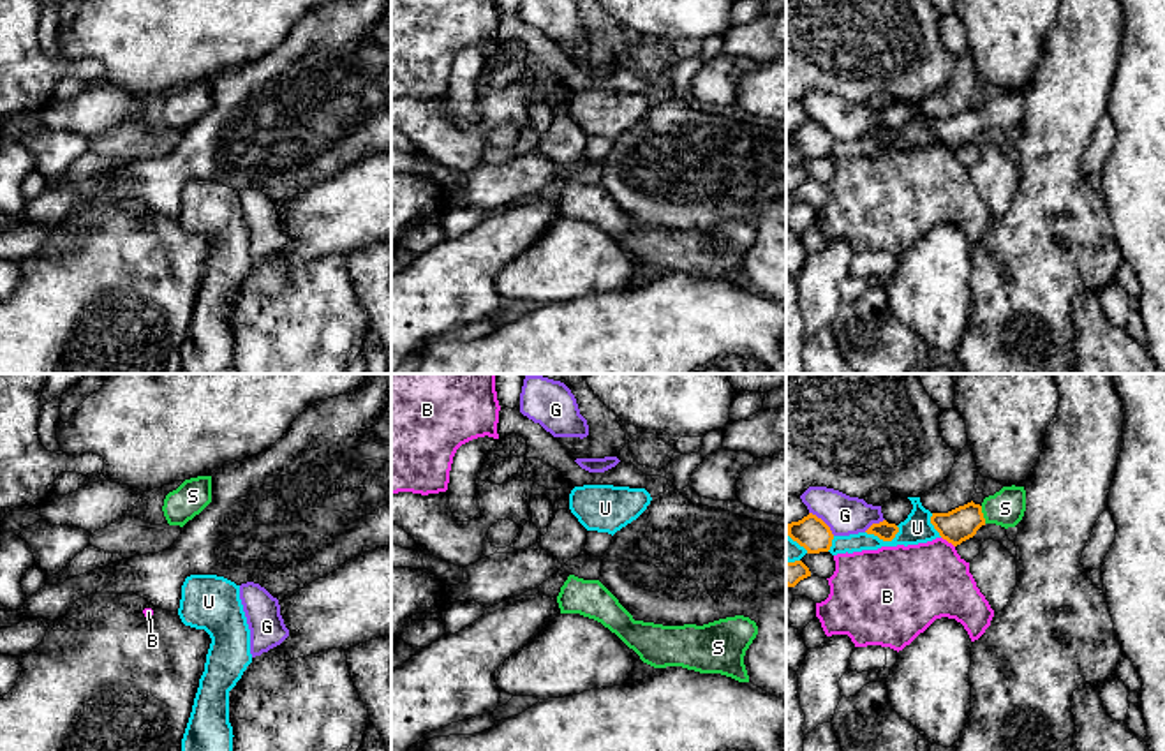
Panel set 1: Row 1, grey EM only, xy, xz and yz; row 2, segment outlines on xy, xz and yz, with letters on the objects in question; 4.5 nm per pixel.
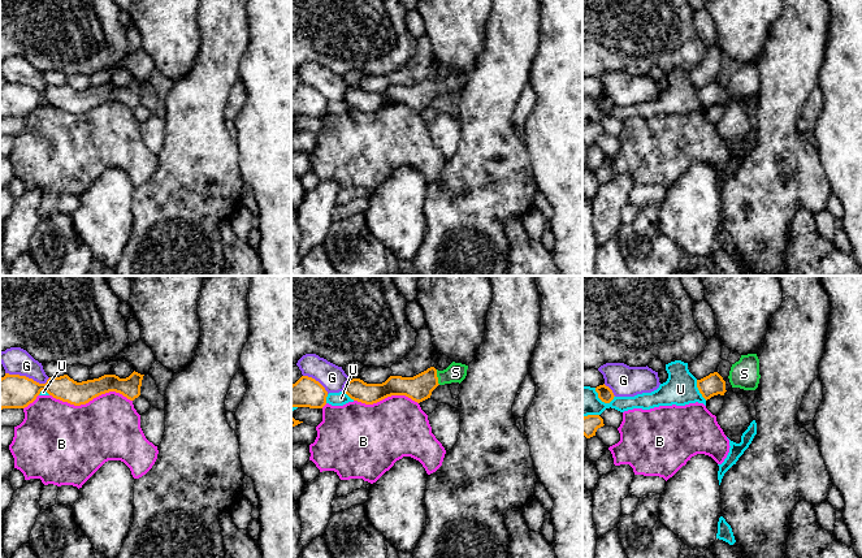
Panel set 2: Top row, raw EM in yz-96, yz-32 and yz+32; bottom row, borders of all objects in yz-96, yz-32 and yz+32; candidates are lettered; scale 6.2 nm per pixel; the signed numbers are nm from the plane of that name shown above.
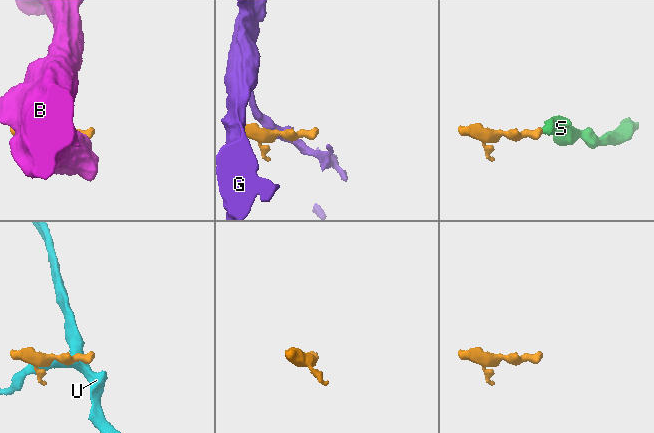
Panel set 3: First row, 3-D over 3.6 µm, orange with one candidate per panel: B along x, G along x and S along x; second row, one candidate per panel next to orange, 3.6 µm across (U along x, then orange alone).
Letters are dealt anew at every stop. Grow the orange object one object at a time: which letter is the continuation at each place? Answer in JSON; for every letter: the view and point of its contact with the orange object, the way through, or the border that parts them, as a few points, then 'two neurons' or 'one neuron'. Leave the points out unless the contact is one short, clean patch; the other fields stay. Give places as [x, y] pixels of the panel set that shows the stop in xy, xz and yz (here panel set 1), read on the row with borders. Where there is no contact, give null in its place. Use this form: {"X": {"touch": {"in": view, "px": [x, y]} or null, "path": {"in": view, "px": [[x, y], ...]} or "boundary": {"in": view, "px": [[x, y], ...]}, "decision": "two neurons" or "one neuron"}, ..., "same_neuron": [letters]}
{"B": {"touch": {"in": "yz", "px": [949, 542]}, "decision": "two neurons"}, "G": {"touch": {"in": "yz", "px": [823, 522]}, "decision": "two neurons"}, "S": {"touch": {"in": "yz", "px": [982, 515]}, "path": {"in": "yz", "px": [[963, 522], [973, 515], [982, 515], [1005, 508]]}, "decision": "one neuron"}, "U": {"touch": {"in": "yz", "px": [883, 540]}, "decision": "two neurons"}, "same_neuron": ["S"]}

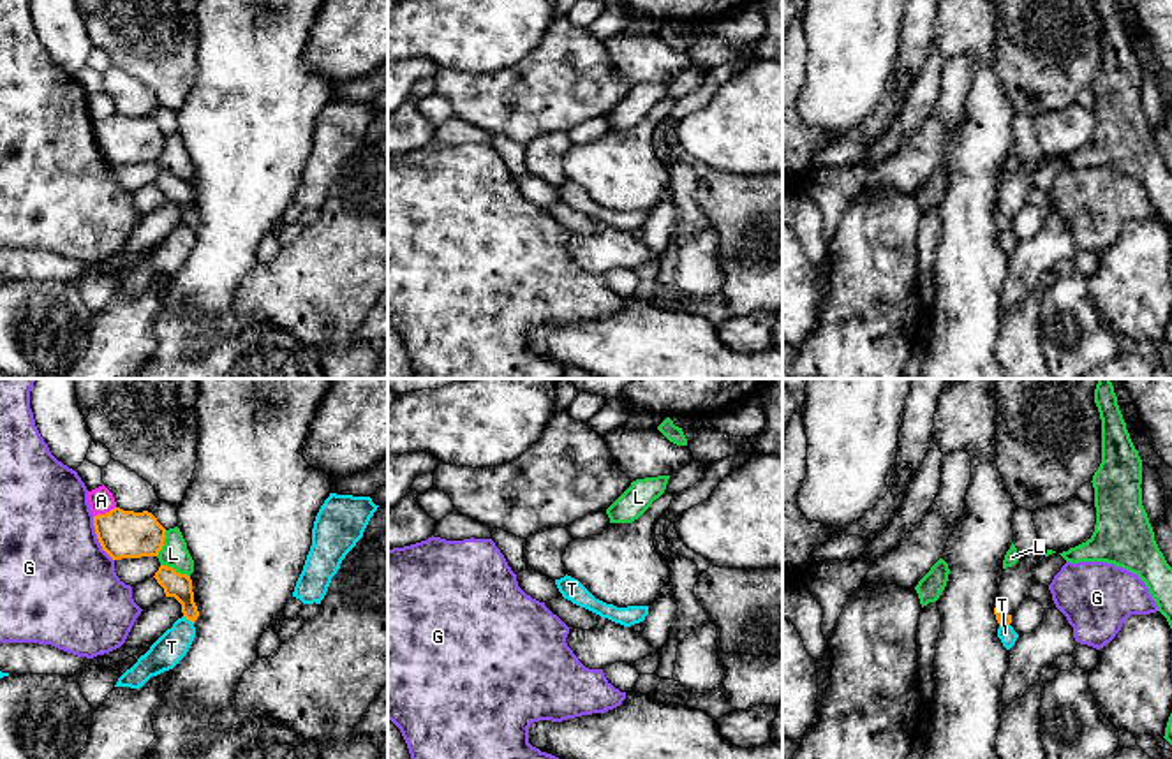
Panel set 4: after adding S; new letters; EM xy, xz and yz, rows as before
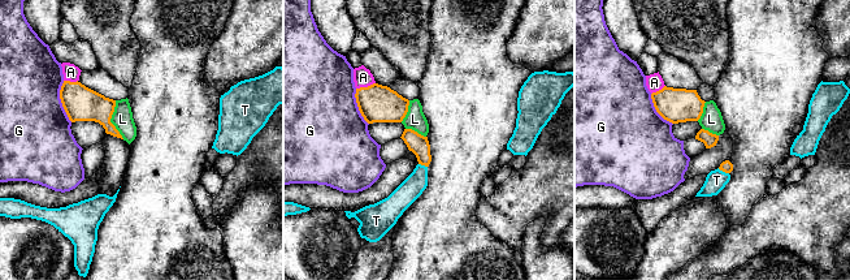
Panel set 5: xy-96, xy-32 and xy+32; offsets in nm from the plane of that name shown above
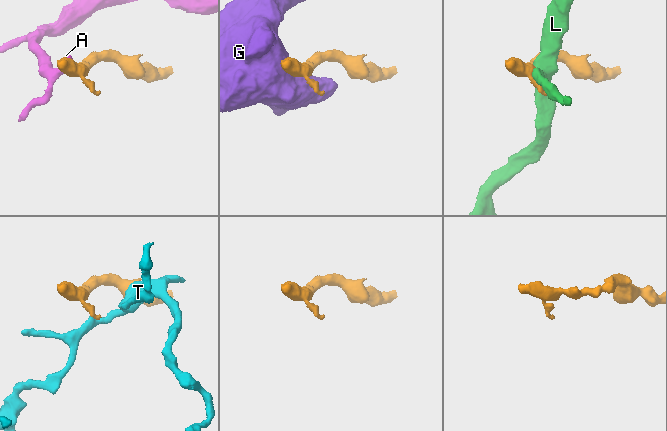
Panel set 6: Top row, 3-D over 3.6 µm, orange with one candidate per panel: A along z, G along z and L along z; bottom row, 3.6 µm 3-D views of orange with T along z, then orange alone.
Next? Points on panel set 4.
{"A": {"touch": {"in": "xy", "px": [106, 513]}, "decision": "two neurons"}, "G": {"touch": {"in": "xy", "px": [97, 537]}, "decision": "two neurons"}, "L": {"touch": {"in": "xy", "px": [173, 569]}, "decision": "two neurons"}, "T": {"touch": {"in": "xy", "px": [189, 618]}, "boundary": {"in": "xy", "px": [[184, 615], [192, 624]]}, "decision": "two neurons"}, "same_neuron": []}

